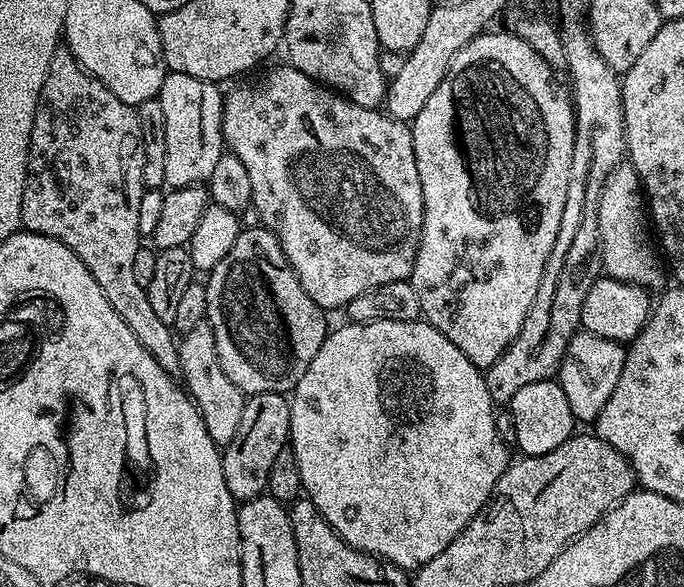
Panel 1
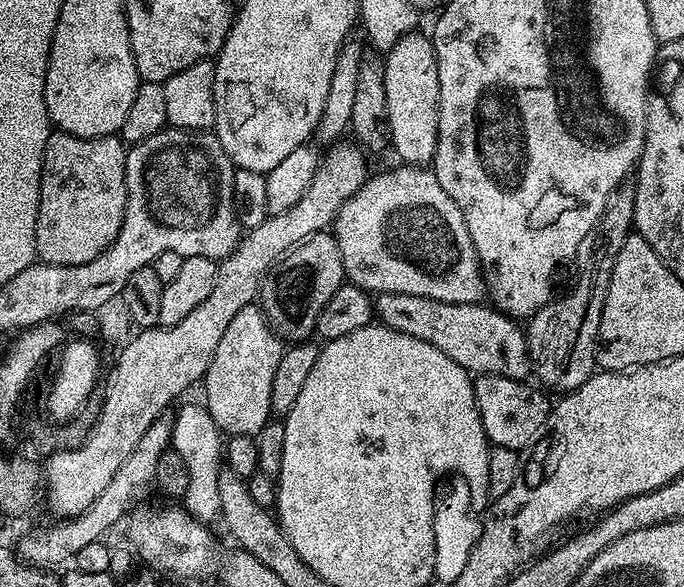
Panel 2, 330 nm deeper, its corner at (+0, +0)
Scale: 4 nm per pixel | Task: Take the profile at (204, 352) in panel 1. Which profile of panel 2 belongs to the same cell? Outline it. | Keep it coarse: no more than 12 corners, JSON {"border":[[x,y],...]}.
{"border":[[242,306],[202,381],[221,433],[254,438],[273,413],[285,341]]}

